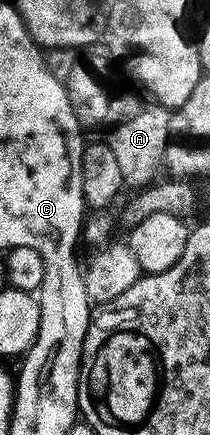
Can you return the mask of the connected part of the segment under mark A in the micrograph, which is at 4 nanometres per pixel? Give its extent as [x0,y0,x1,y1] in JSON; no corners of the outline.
[106,94,170,188]

